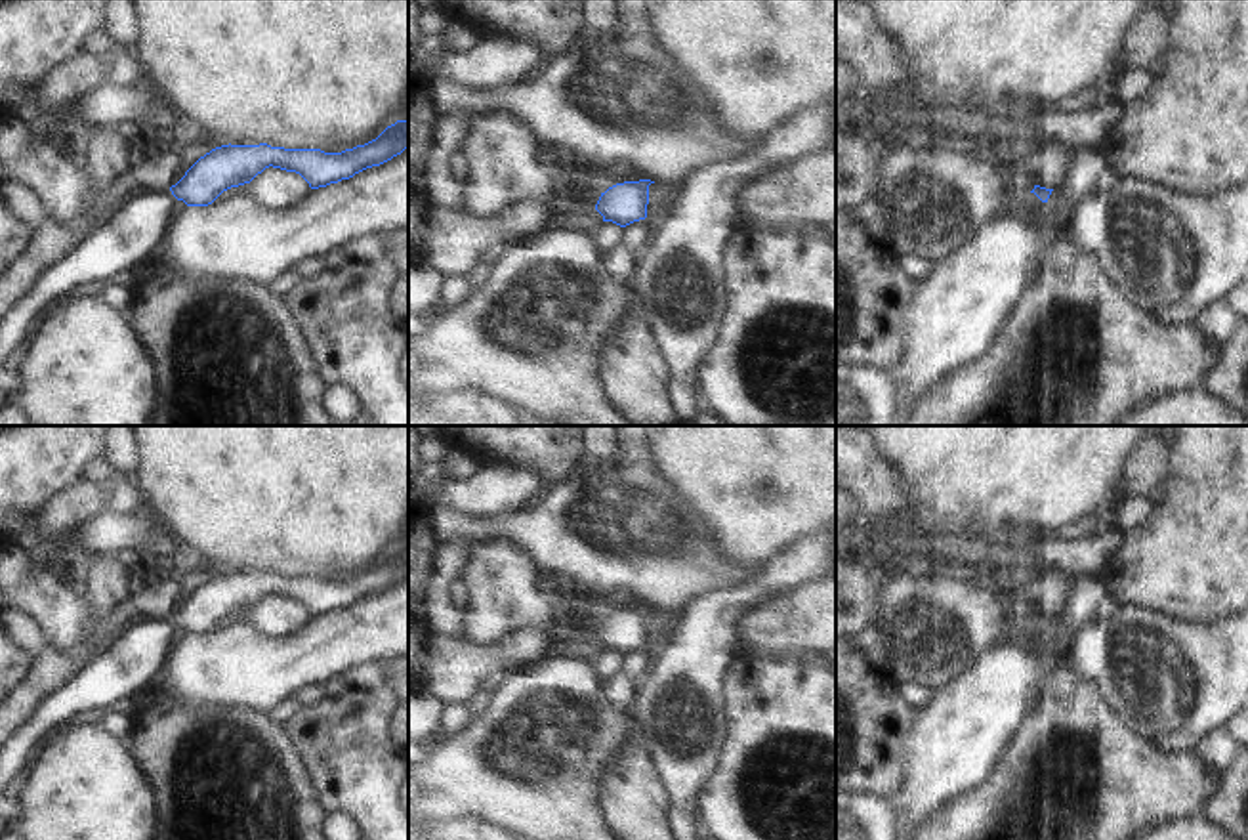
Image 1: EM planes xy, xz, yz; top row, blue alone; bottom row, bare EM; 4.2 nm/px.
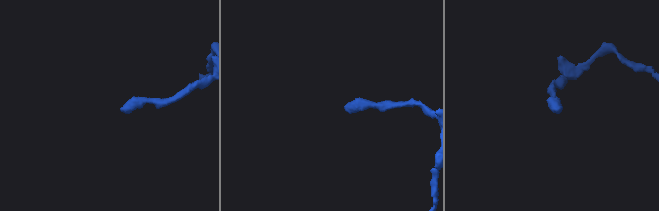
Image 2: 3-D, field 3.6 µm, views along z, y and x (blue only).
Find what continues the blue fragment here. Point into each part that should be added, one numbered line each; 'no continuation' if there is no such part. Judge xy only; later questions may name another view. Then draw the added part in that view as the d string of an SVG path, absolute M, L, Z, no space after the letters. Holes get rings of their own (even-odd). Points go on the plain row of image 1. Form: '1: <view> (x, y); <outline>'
1: xy (132, 661); M141 619L109 640L65 685L38 703L0 750L0 792L25 766L38 739L82 710L99 710L155 687L172 649L172 619Z

